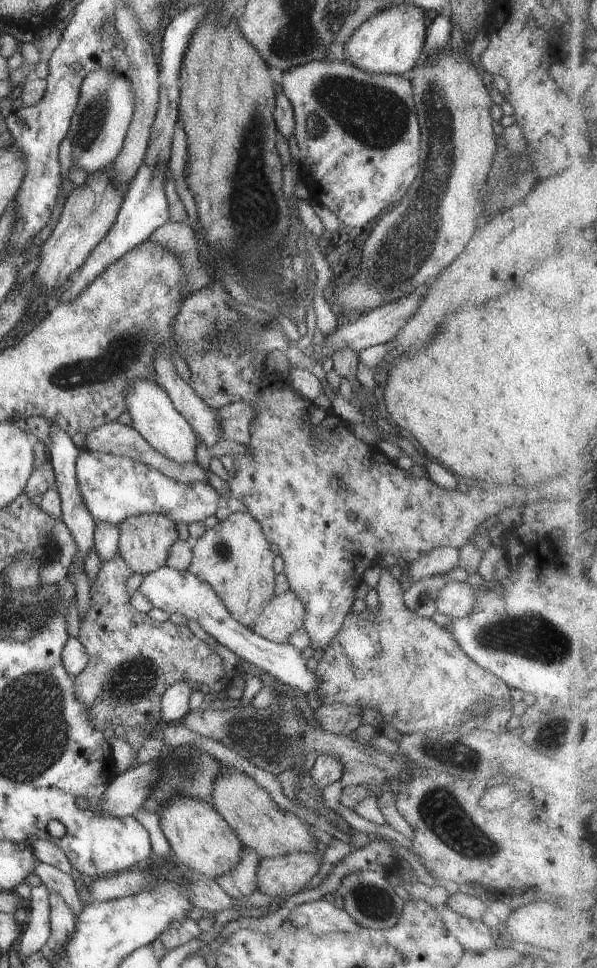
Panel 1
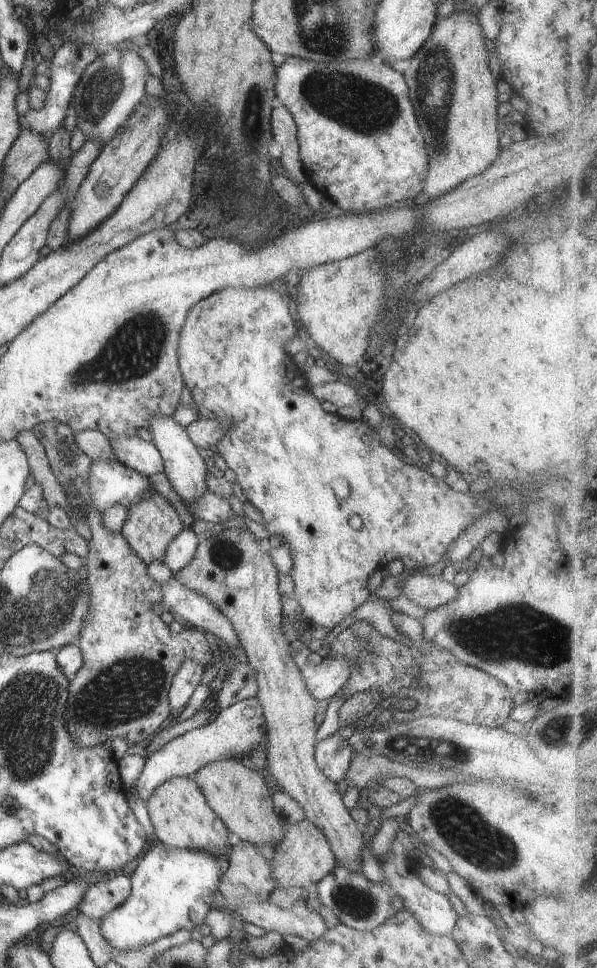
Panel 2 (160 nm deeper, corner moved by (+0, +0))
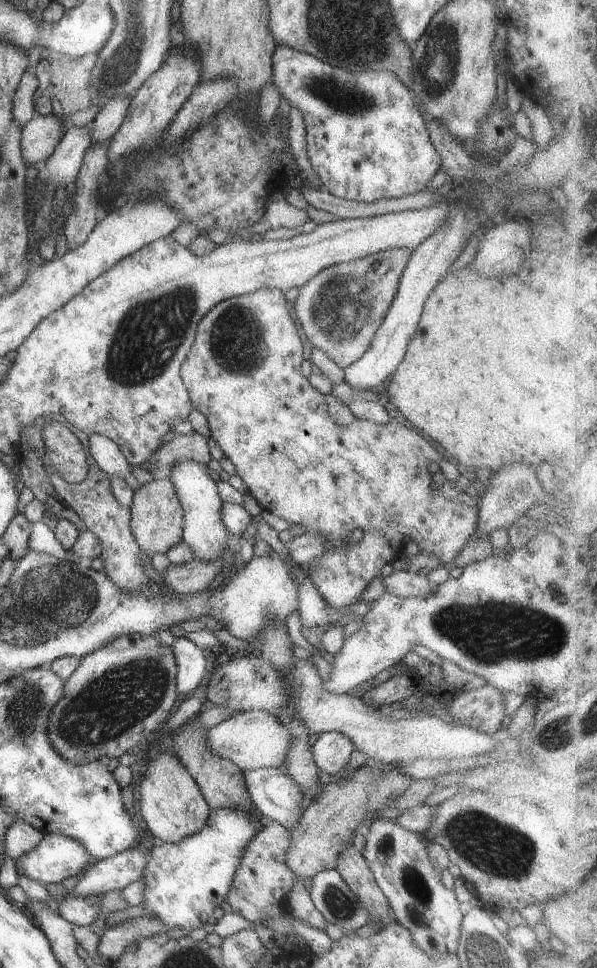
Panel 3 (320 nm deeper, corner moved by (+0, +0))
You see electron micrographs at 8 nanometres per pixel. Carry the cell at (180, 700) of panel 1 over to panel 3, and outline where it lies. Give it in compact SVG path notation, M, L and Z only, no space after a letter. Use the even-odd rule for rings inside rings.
M177 636L170 648L177 666L177 694L185 696L189 692L195 692L197 684L207 674L207 660L203 652L188 638L182 636Z

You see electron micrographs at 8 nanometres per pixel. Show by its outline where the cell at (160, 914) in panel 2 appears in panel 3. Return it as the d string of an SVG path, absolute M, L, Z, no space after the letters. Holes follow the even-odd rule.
M235 807L214 808L197 833L185 836L177 843L151 846L143 874L138 879L143 884L143 898L139 902L144 911L141 916L157 918L168 929L206 927L215 906L219 907L225 901L247 842L259 828L267 824L257 814L257 811L245 812Z

